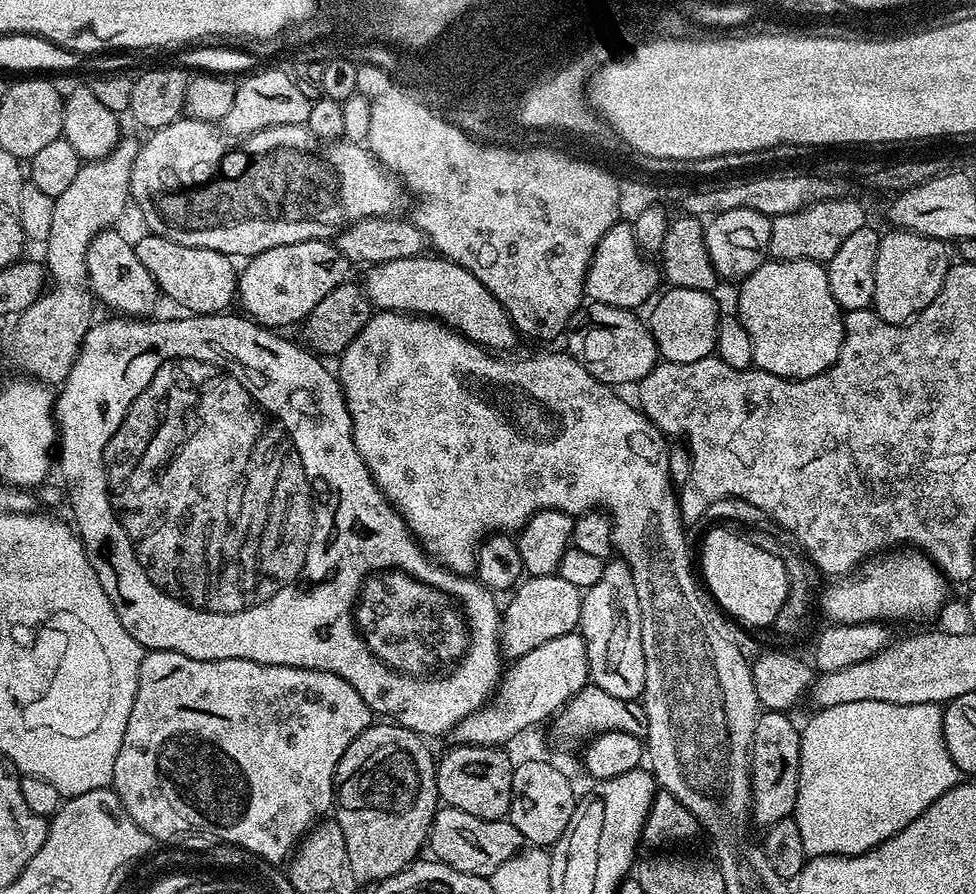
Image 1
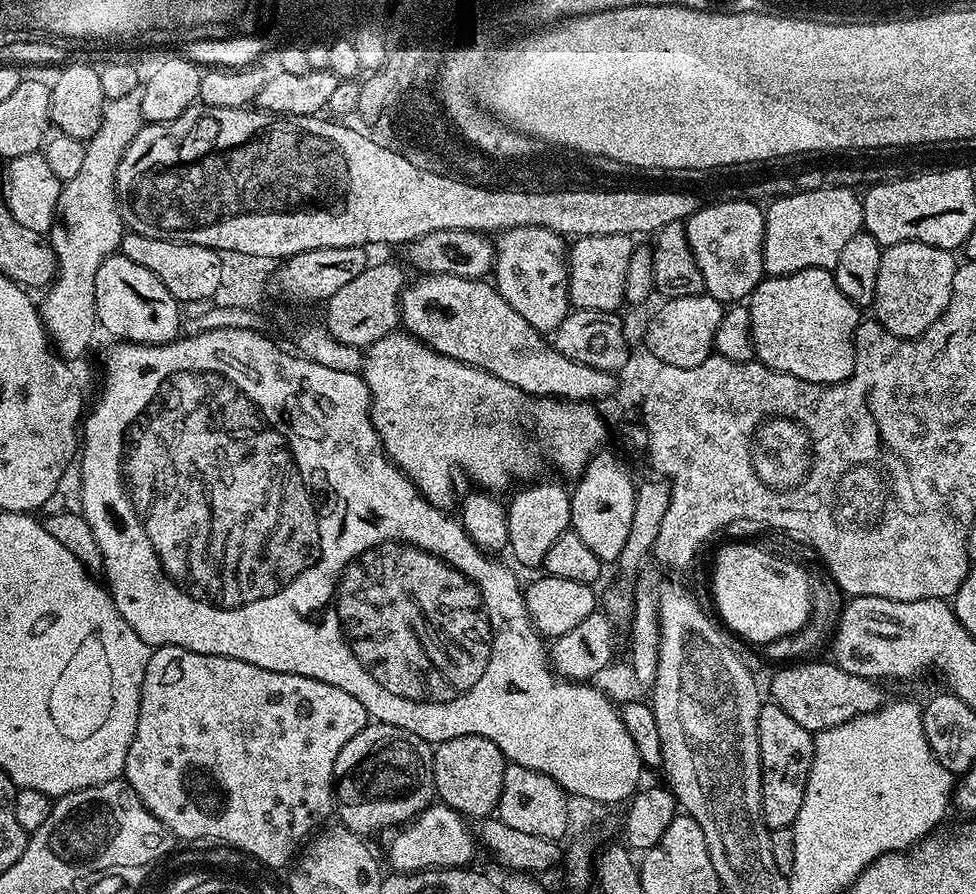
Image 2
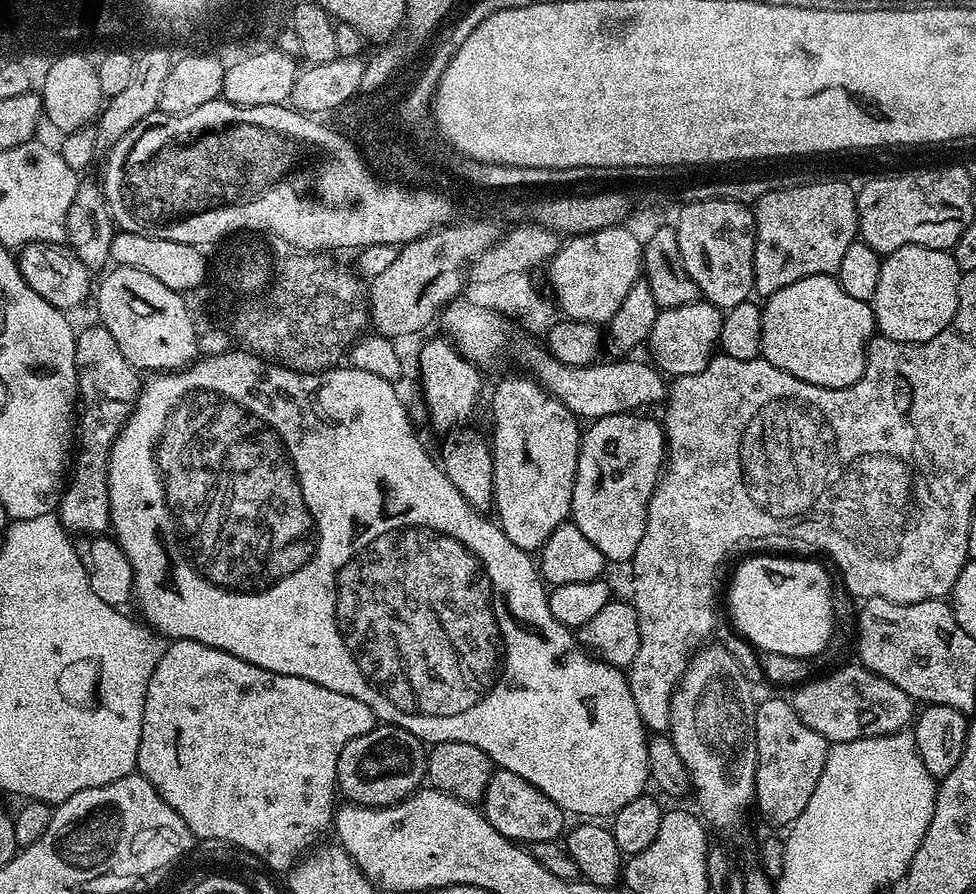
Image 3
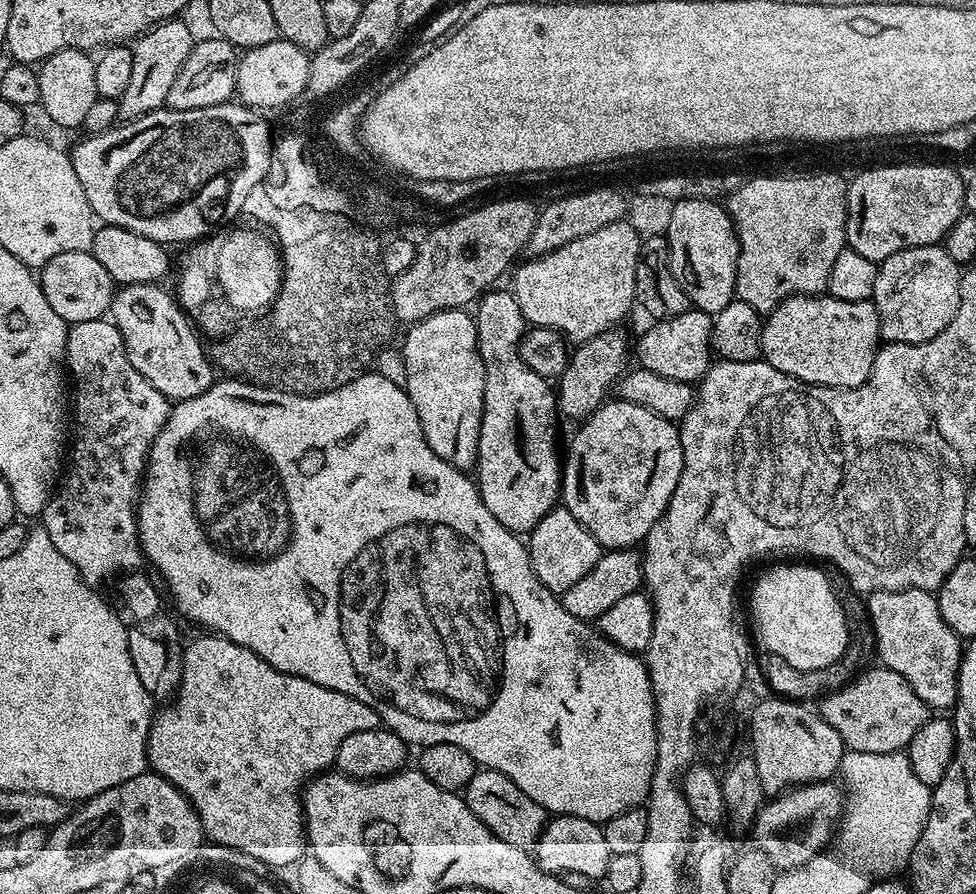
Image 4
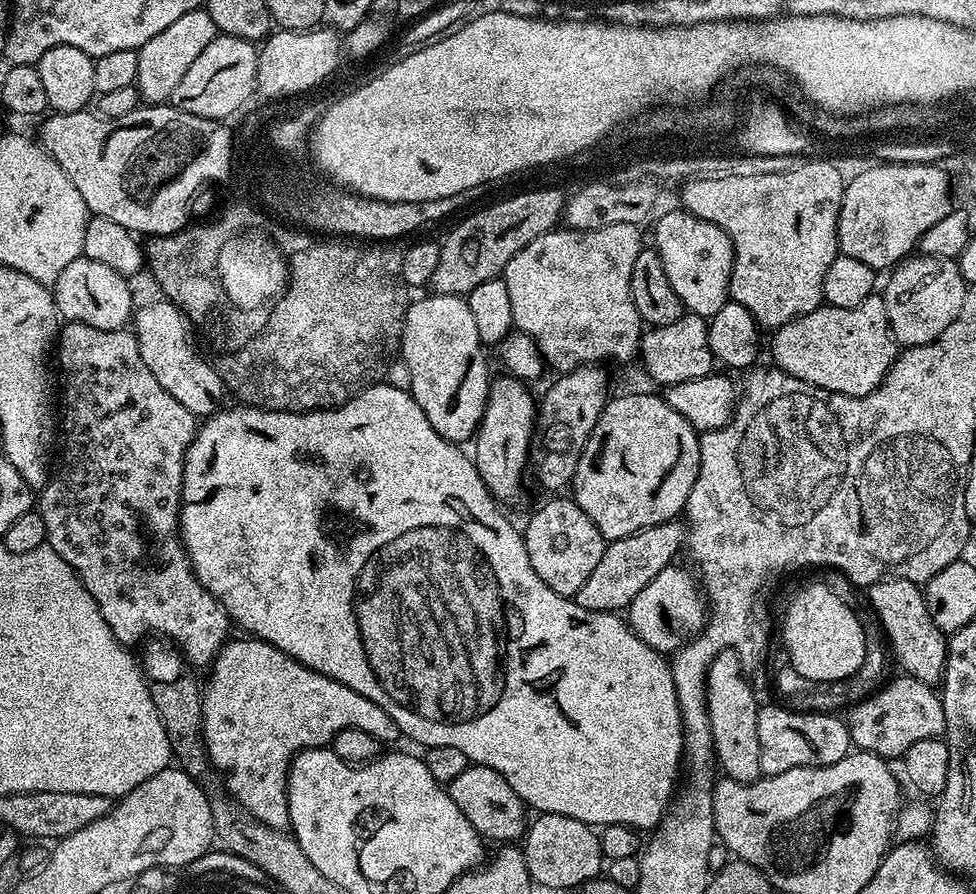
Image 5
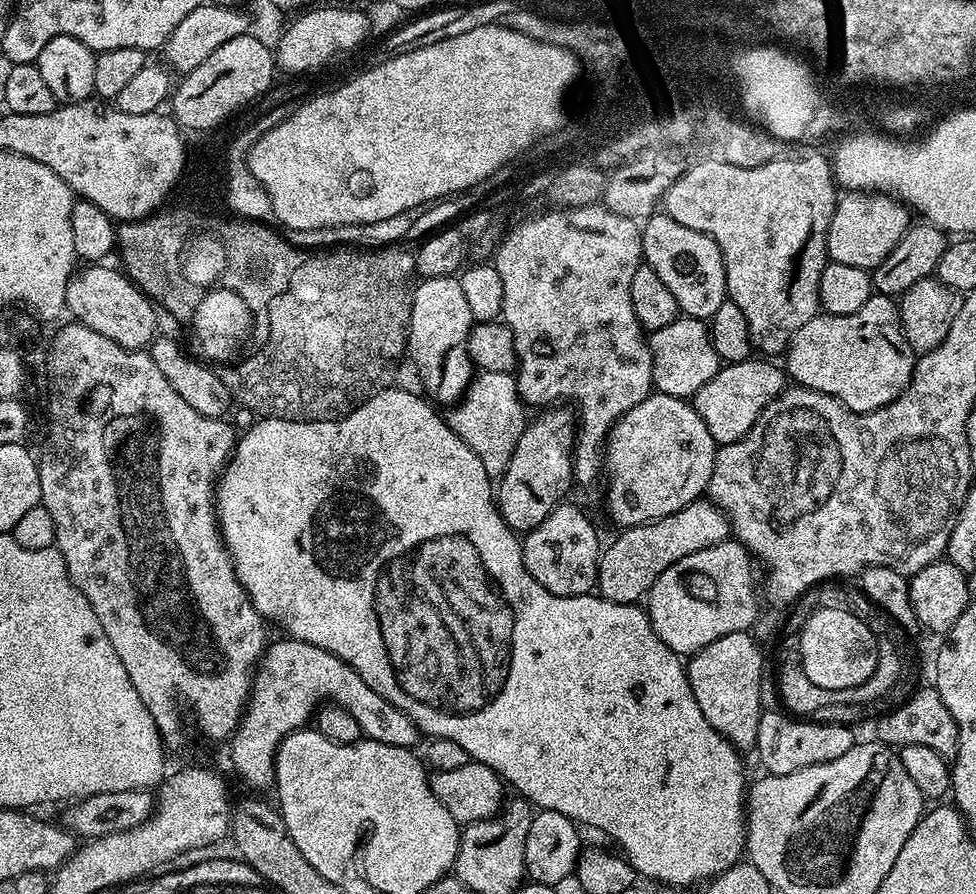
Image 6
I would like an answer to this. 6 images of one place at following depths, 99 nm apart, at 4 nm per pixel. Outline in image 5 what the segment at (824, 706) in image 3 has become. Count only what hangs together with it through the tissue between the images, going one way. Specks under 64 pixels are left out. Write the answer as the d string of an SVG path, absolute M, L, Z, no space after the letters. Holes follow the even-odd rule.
M899 675L893 680L891 677L872 696L847 709L848 733L859 751L873 752L885 758L900 758L906 750L910 750L910 746L914 746L914 742L922 742L922 738L943 737L946 714L941 693L918 678Z

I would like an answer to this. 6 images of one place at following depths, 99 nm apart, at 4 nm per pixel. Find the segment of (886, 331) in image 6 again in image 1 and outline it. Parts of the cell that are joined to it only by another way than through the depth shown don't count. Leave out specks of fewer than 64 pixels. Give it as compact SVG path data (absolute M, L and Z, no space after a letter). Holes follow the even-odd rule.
M765 260L754 274L739 281L740 293L736 296L738 319L750 334L752 363L759 371L783 376L789 380L805 380L822 374L840 356L844 341L842 309L830 294L828 270L823 263L814 260Z

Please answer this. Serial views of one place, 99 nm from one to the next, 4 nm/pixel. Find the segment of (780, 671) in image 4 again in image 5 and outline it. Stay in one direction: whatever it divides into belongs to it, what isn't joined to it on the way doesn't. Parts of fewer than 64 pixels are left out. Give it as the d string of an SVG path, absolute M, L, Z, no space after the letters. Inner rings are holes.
M828 570L823 574L825 575L822 576L823 583L827 584L830 590L834 590L834 594L838 594L838 598L842 598L846 602L846 606L850 606L850 610L854 610L856 617L860 619L860 625L866 638L866 658L862 658L862 666L858 666L858 670L854 670L854 674L850 674L848 681L834 680L831 684L809 687L807 690L797 693L794 697L794 704L801 712L836 714L841 710L847 709L849 705L862 702L866 697L872 696L880 689L886 680L884 667L887 666L888 660L890 664L890 652L886 647L884 627L881 626L878 614L872 609L872 604L867 595L861 591L858 585L845 572Z

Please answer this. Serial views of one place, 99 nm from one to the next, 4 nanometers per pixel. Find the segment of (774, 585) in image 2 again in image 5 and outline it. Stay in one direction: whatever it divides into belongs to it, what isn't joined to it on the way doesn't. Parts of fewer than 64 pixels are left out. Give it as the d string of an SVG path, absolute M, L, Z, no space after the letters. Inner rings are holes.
M808 584L792 596L784 612L784 648L788 651L787 663L805 682L813 685L831 684L834 680L846 680L866 658L866 638L856 612L846 606L827 584Z

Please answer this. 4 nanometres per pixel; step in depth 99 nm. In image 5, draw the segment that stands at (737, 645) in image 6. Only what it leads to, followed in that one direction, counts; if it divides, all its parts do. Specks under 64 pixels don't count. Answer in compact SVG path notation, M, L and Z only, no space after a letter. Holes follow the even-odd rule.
M733 648L717 654L708 667L706 698L710 714L712 749L716 751L719 771L727 779L743 784L753 784L762 775L762 745L758 743L758 714L761 705L756 703L752 693L753 685L748 684L742 662Z

